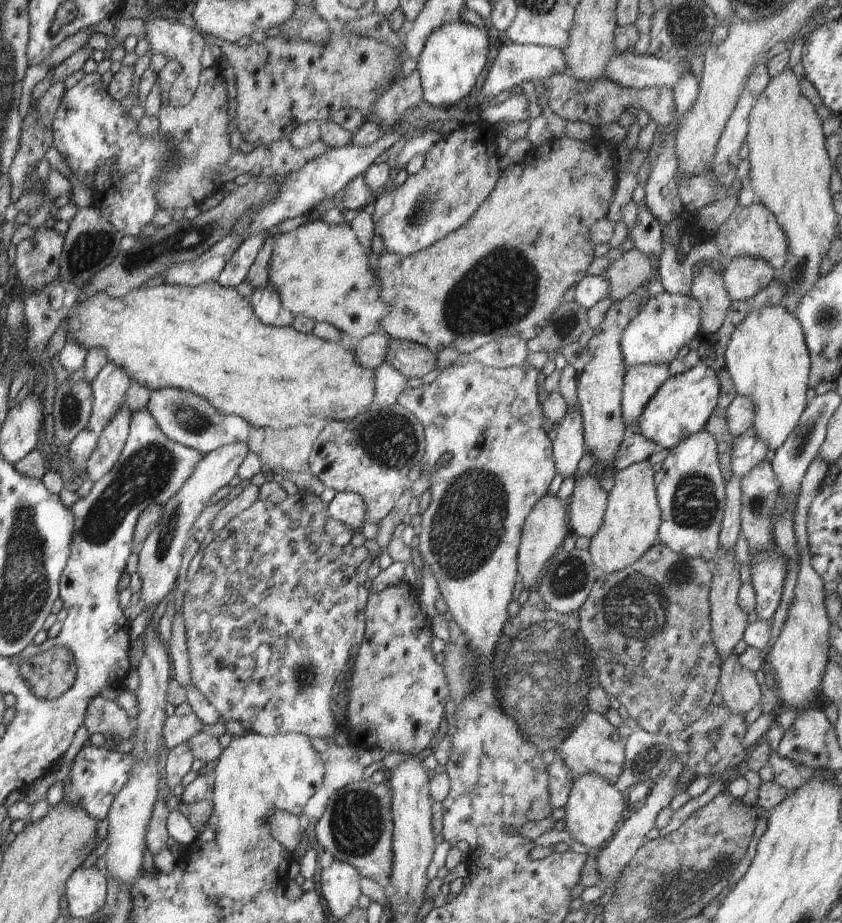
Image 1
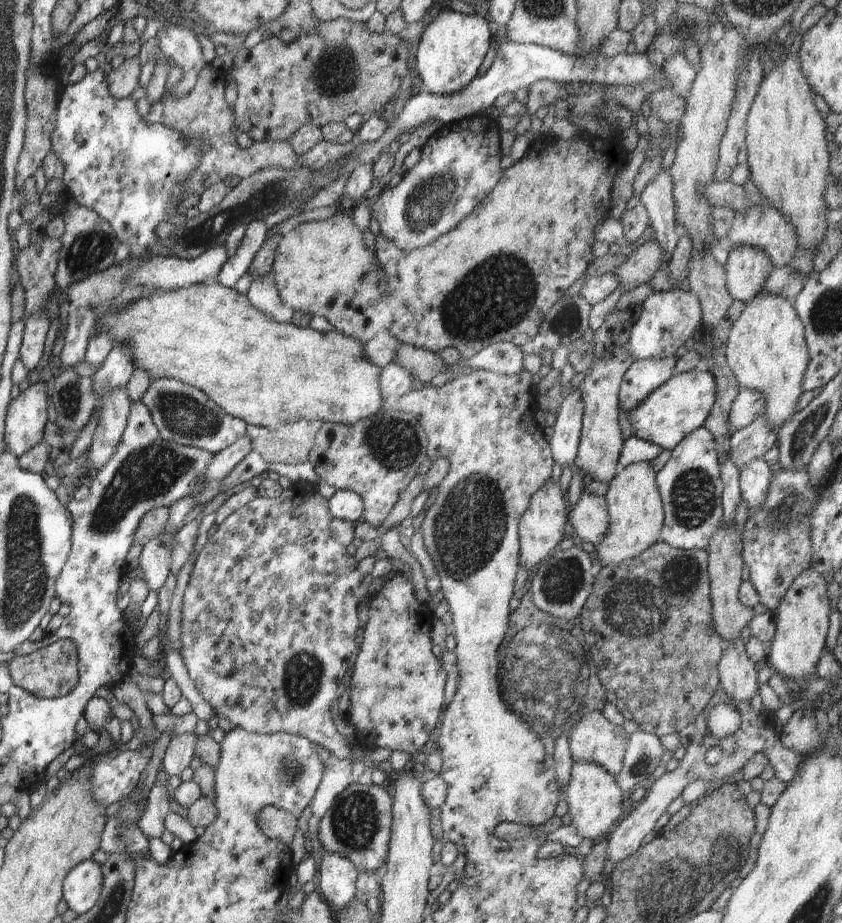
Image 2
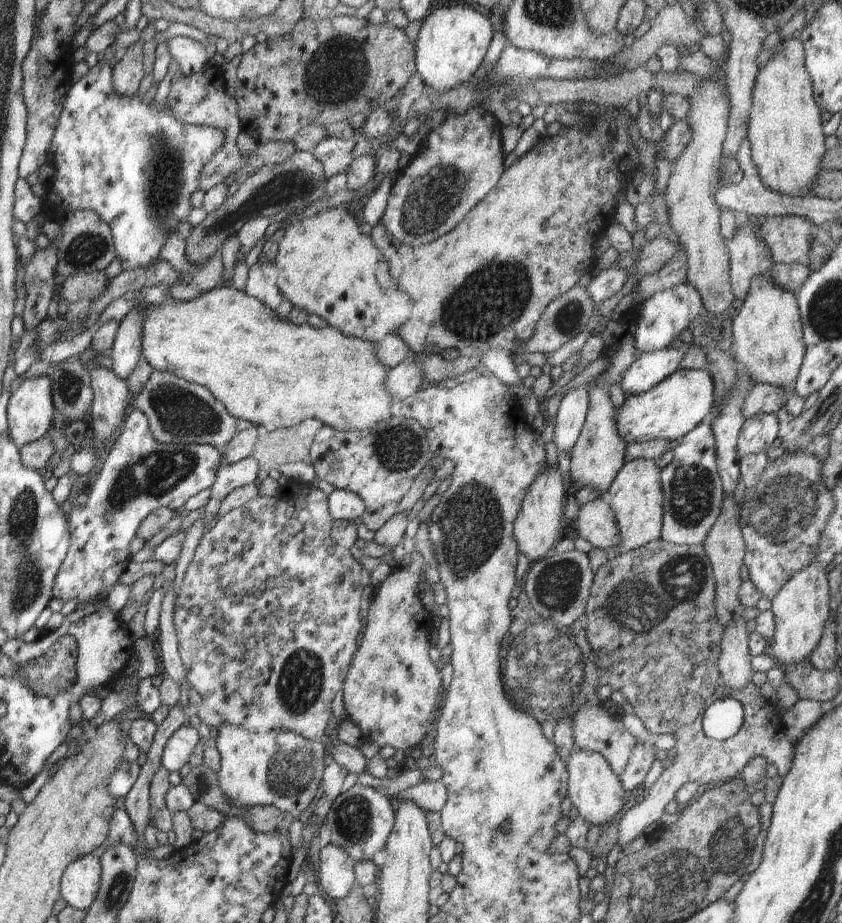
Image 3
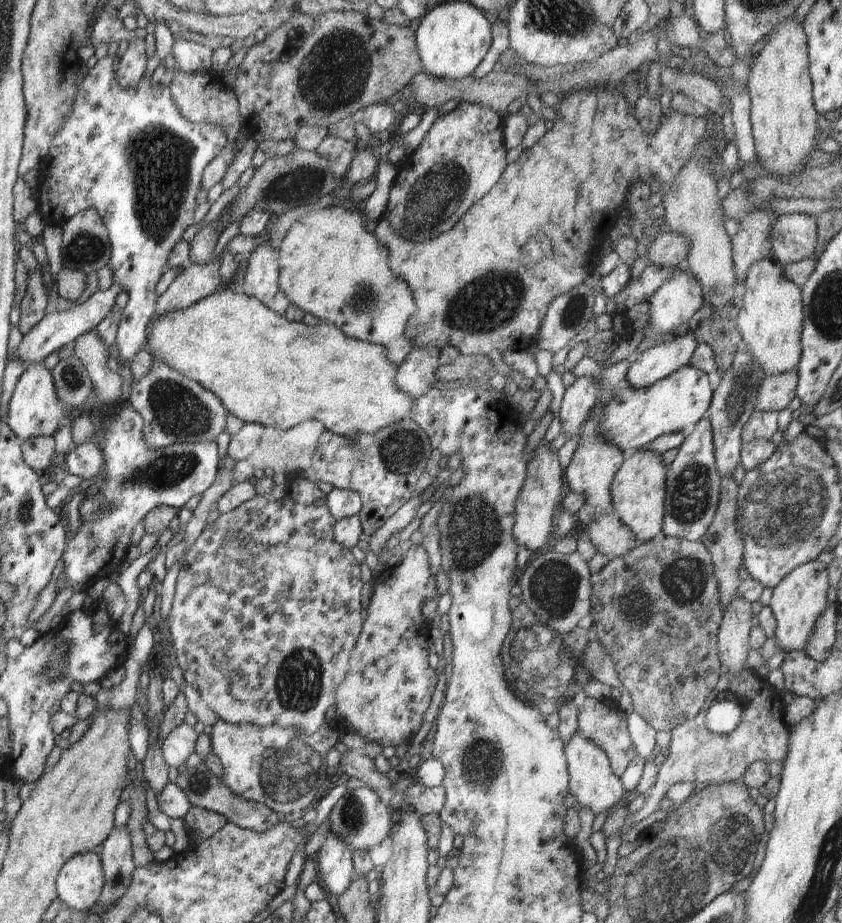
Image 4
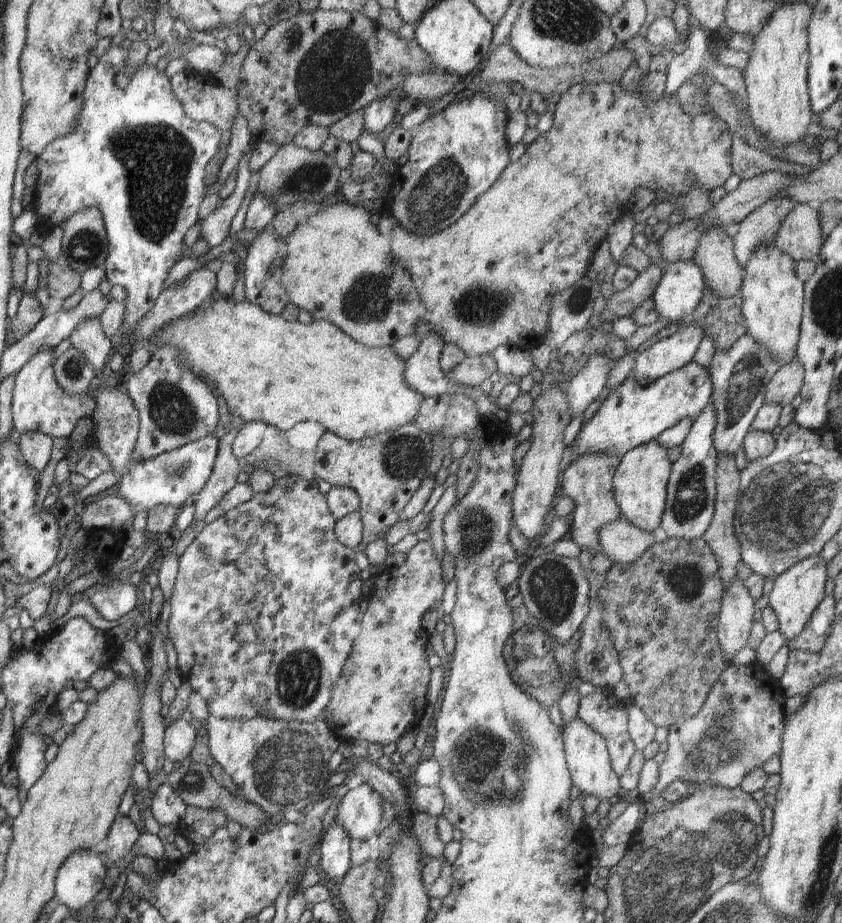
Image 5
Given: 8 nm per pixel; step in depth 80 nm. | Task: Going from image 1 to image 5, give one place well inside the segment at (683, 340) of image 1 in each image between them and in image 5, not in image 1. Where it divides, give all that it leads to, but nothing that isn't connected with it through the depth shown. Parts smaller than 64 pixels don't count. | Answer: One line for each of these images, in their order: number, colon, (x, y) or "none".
2: (667, 319)
3: (663, 315)
4: (674, 303)
5: (678, 294)

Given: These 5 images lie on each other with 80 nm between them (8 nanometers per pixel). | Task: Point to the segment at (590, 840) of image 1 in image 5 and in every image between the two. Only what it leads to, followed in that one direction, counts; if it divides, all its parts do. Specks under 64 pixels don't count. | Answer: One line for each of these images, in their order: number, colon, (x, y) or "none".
2: (594, 798)
3: (597, 794)
4: (594, 786)
5: (588, 762)

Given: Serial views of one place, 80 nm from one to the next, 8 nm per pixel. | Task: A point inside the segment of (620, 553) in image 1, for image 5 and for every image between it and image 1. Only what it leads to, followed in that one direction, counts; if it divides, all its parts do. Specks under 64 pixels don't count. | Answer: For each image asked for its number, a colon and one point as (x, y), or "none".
2: (635, 508)
3: (636, 497)
4: (637, 491)
5: (640, 483)

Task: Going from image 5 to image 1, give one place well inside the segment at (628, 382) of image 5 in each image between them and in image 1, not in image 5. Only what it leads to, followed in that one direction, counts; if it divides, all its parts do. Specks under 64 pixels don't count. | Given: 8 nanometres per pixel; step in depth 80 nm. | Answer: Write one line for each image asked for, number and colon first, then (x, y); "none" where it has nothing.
1: (682, 406)
2: (671, 412)
3: (668, 411)
4: (633, 418)

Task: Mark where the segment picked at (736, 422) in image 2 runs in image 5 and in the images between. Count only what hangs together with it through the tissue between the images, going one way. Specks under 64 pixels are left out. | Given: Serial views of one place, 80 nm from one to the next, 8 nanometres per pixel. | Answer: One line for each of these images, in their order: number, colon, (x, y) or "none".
3: (764, 397)
4: (776, 392)
5: (786, 383)

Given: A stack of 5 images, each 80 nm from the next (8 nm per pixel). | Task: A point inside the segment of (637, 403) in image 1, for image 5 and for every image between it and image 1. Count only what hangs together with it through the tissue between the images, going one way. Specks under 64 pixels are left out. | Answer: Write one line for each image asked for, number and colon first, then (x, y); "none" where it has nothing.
2: (643, 376)
3: (649, 369)
4: (656, 363)
5: (653, 361)

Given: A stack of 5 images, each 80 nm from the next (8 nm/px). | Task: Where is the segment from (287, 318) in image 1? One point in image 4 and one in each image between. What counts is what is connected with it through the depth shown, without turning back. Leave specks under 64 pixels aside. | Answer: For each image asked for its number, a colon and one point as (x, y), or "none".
2: (263, 294)
3: (261, 283)
4: (261, 281)

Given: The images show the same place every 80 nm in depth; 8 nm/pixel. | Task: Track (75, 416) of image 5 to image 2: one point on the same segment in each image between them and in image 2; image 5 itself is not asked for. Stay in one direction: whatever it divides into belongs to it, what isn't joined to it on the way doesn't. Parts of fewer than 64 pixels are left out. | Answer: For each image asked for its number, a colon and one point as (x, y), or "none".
2: (26, 417)
3: (30, 410)
4: (33, 410)

